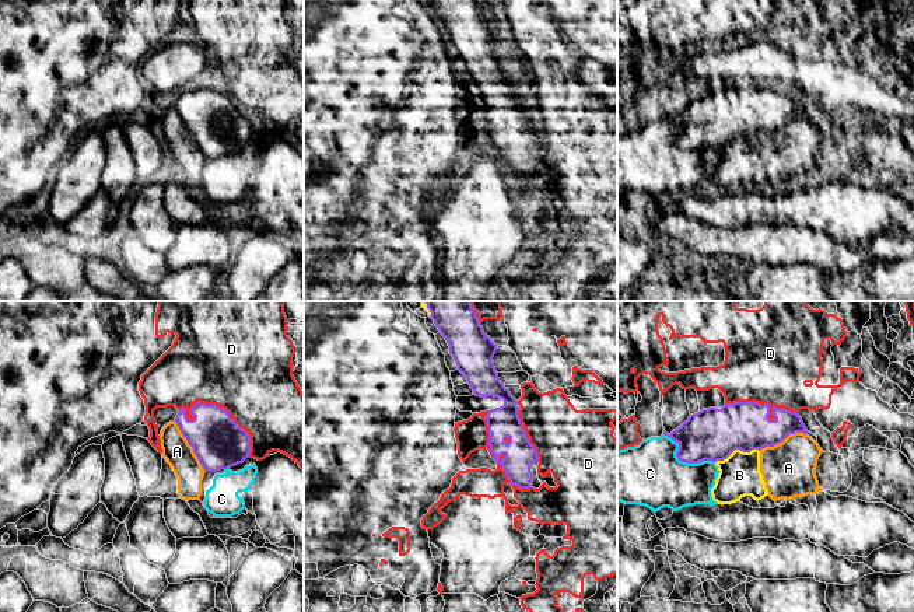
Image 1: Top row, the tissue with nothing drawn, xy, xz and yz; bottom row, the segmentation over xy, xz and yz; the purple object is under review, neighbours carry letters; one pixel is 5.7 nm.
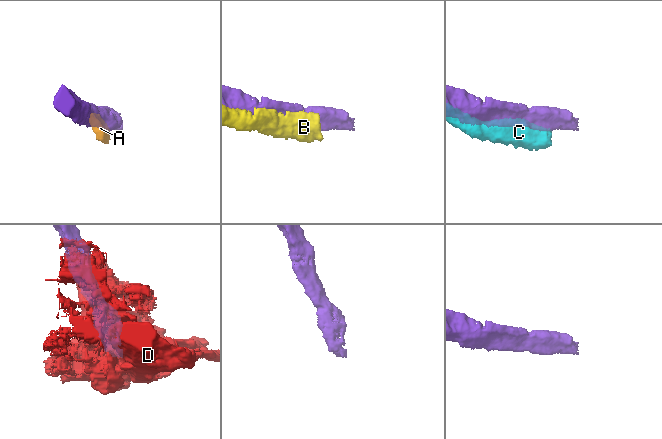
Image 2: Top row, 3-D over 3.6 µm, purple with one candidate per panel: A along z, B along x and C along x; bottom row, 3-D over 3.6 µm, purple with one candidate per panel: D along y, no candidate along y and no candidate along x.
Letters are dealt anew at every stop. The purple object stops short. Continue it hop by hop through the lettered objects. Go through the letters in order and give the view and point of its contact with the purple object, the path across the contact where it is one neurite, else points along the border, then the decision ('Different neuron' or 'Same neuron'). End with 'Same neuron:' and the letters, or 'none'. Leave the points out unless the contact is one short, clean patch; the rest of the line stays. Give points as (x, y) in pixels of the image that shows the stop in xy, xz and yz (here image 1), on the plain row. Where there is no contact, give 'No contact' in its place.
A: Touches purple at xy (191, 132). Boundary: xy (174, 107), (205, 158). Different neuron
B: Touches purple at yz (736, 135). Different neuron
C: Touches purple at yz (682, 147). Different neuron
D: Touches purple at xy (216, 91). Different neuron
Same neuron: none

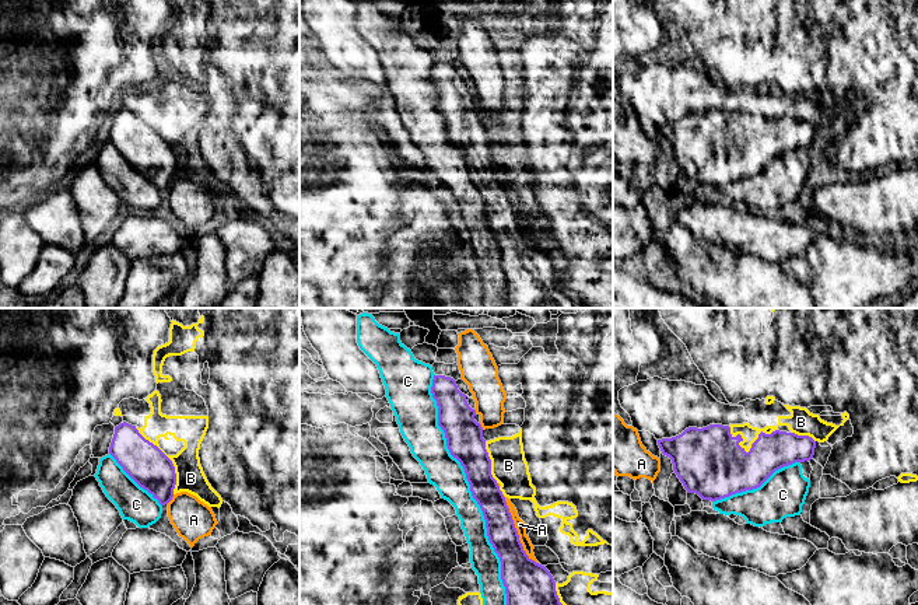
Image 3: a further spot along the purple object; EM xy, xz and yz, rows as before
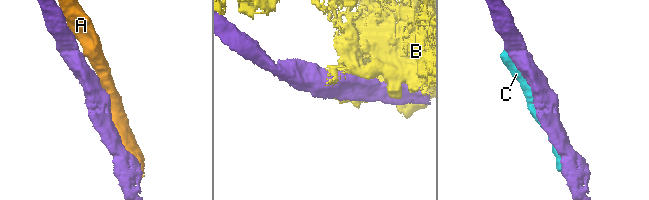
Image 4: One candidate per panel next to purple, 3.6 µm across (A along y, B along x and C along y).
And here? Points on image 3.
A: Touches purple at xz (517, 217). Different neuron
B: Touches purple at yz (750, 136). Different neuron
C: Touches purple at xz (472, 181). Different neuron
Same neuron: none

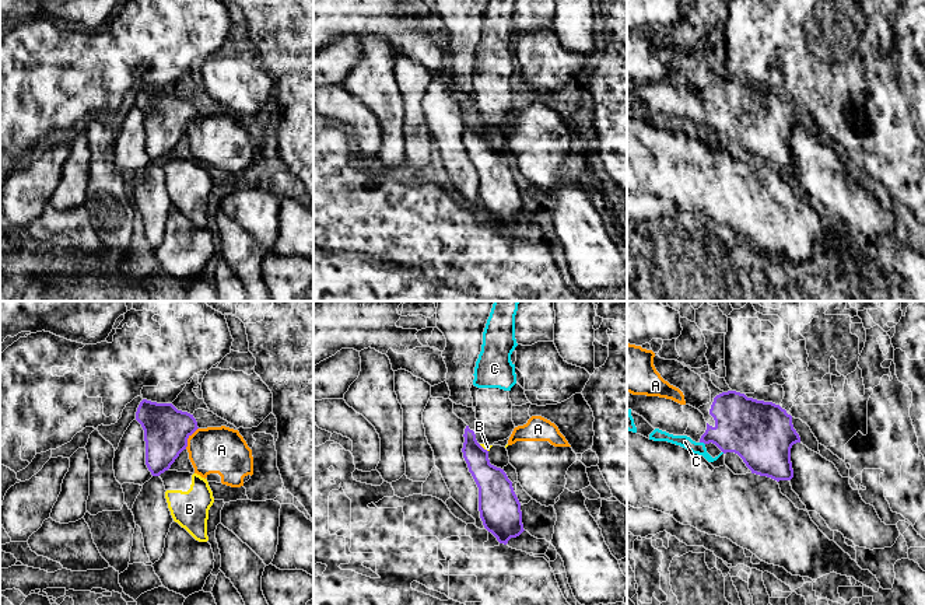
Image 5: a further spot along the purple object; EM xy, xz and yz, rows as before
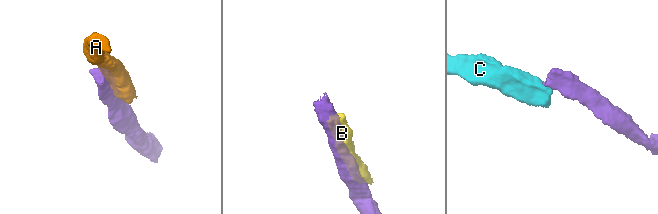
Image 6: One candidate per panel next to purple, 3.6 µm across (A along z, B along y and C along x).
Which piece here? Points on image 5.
A: Touches purple at xy (188, 123). Different neuron
B: Touches purple at xz (482, 133). Different neuron
C: Touches purple at yz (703, 128). Boundary: yz (700, 128), (704, 130). Different neuron
Same neuron: none

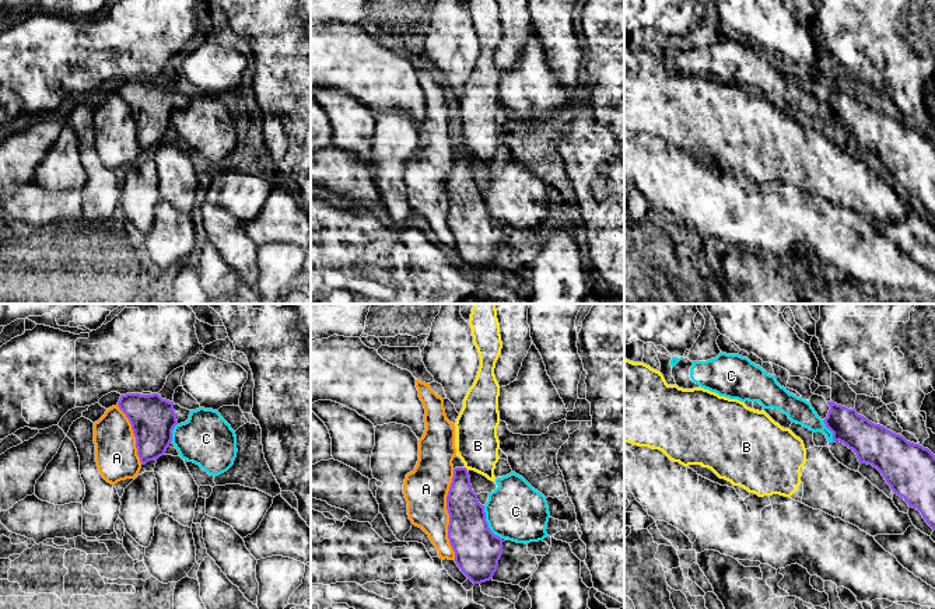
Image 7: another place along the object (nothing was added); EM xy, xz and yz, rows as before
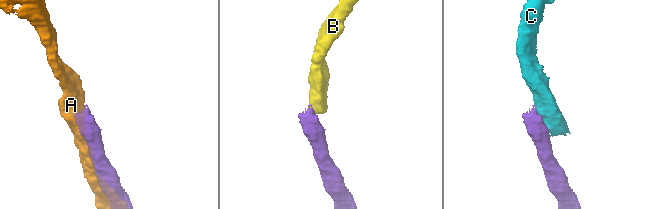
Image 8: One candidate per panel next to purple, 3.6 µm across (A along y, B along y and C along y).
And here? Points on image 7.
A: Touches purple at xz (448, 199). Different neuron
B: No contact. Different neuron
C: Touches purple at xz (487, 210). Different neuron
Same neuron: none

